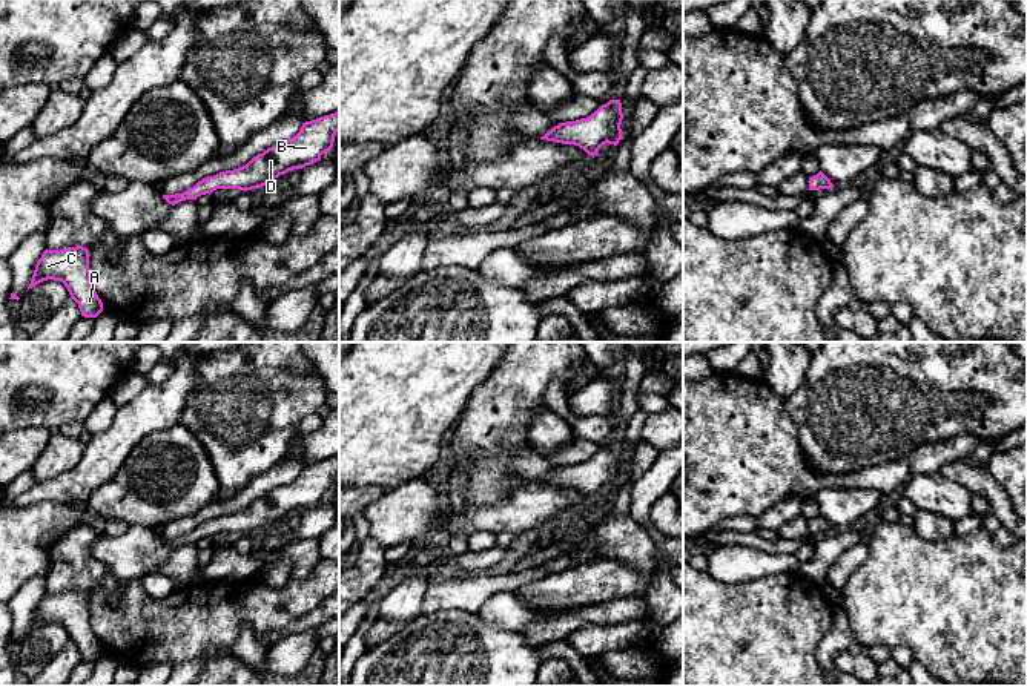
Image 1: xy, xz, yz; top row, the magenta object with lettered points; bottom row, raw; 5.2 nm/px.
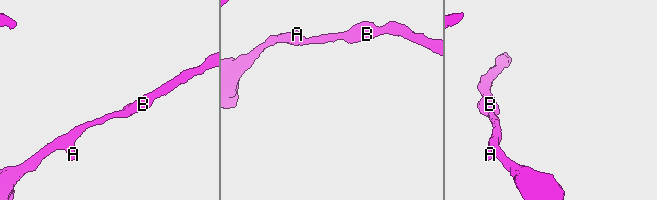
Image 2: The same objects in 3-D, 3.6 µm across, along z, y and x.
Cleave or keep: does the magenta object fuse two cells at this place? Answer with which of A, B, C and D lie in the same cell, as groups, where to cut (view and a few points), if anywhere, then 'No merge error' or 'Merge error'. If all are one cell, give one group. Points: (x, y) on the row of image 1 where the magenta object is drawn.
Groups: A B C D. No split. No merge error

